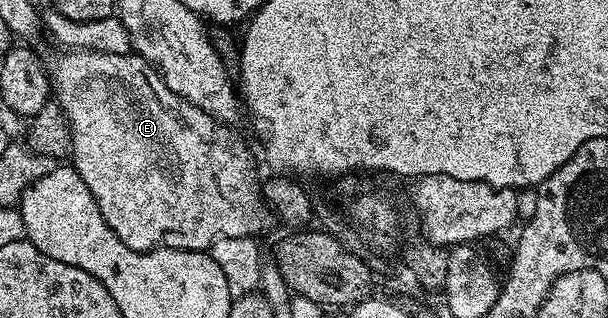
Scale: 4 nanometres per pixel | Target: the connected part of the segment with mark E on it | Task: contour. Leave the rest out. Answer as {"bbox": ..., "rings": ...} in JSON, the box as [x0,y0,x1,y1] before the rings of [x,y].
{"bbox":[51,51,271,251],"rings":[[[70,51],[61,53],[57,64],[51,67],[51,91],[55,101],[65,111],[65,116],[71,129],[73,138],[73,154],[71,166],[79,173],[81,185],[84,190],[95,197],[99,205],[99,213],[103,213],[103,221],[127,245],[132,251],[153,251],[157,247],[174,247],[180,251],[205,251],[212,248],[216,239],[223,237],[257,237],[260,231],[269,223],[271,211],[263,198],[259,186],[259,175],[253,172],[253,159],[249,151],[233,139],[228,126],[222,125],[207,112],[193,106],[189,101],[182,99],[180,95],[173,92],[161,78],[159,71],[150,64],[143,56],[136,53],[103,53],[102,51]]]}

